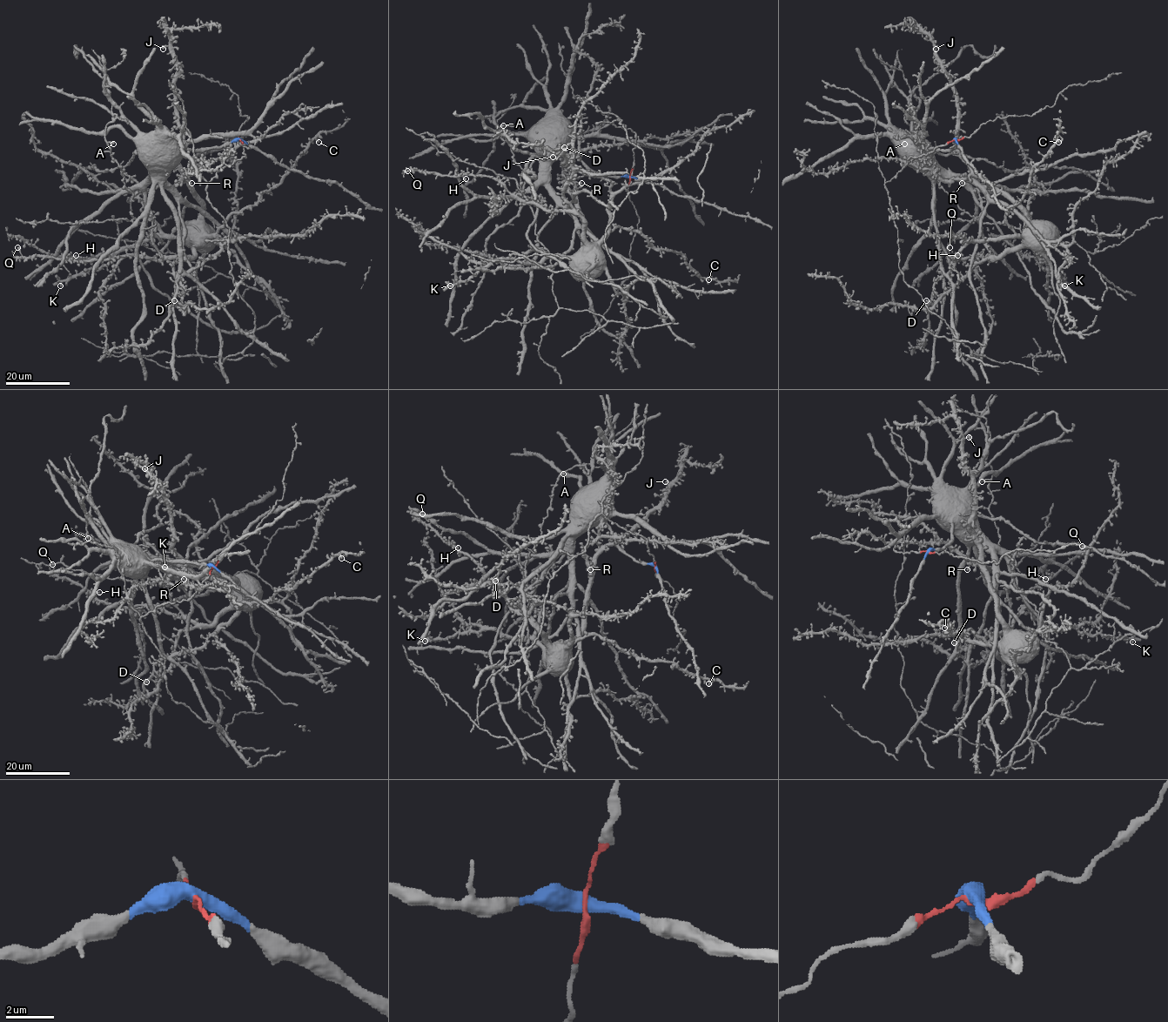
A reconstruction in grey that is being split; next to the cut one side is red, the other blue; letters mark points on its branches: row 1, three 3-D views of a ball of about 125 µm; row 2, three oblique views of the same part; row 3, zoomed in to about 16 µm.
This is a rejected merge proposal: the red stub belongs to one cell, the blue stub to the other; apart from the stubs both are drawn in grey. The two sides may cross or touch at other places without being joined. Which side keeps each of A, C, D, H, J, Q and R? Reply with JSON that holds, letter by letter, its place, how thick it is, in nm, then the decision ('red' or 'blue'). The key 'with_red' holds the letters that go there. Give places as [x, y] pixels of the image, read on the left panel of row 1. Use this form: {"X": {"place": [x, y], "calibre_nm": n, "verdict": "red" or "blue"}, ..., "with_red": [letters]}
{"A": {"place": [113, 144], "calibre_nm": 440, "verdict": "blue"}, "C": {"place": [318, 142], "calibre_nm": 300, "verdict": "red"}, "D": {"place": [174, 300], "calibre_nm": 480, "verdict": "red"}, "H": {"place": [76, 255], "calibre_nm": 260, "verdict": "red"}, "J": {"place": [163, 49], "calibre_nm": 480, "verdict": "red"}, "Q": {"place": [17, 247], "calibre_nm": 440, "verdict": "red"}, "R": {"place": [191, 183], "calibre_nm": 360, "verdict": "red"}, "with_red": ["C", "D", "H", "J", "Q", "R"]}

